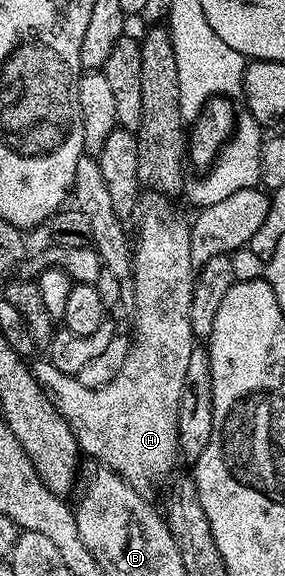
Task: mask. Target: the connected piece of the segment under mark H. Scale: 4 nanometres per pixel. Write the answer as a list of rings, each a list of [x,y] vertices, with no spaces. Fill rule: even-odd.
[[[152,193],[147,199],[143,204],[144,212],[143,207],[139,212],[140,232],[134,235],[132,257],[136,336],[131,336],[128,356],[118,377],[98,389],[86,389],[77,376],[62,373],[62,369],[58,369],[47,358],[37,358],[37,363],[31,364],[34,377],[45,387],[56,410],[70,425],[81,452],[88,454],[89,451],[97,459],[97,464],[109,467],[141,493],[148,493],[155,483],[162,482],[175,469],[178,460],[178,405],[182,401],[182,385],[186,381],[186,368],[190,365],[190,353],[194,346],[190,329],[190,301],[198,274],[190,253],[192,229],[189,216],[184,216],[172,204],[175,202],[165,195]]]

